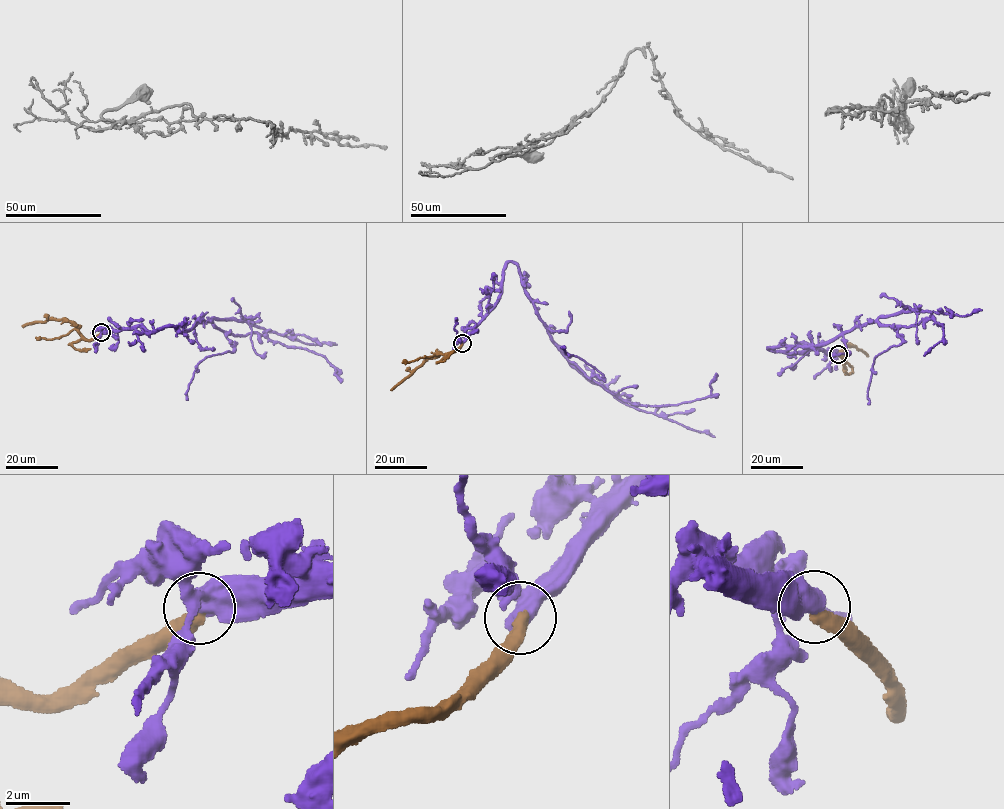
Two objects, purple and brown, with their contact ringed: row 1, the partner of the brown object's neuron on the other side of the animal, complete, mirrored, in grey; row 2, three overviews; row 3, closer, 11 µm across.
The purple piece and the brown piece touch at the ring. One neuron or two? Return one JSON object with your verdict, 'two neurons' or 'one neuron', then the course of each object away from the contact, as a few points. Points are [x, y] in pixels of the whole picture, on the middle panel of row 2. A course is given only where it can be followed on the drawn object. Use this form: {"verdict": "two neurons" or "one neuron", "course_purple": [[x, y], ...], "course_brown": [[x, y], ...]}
{"verdict": "two neurons", "course_purple": [[462, 343], [498, 300], [503, 268], [513, 262], [555, 343], [623, 399], [652, 406], [706, 398], [716, 373]], "course_brown": [[462, 343], [454, 351], [427, 358], [391, 390]]}

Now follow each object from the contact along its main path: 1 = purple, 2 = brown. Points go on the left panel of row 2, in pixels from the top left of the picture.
1: (102, 333), (168, 326), (183, 334), (212, 322), (238, 336), (260, 334), (321, 354), (340, 383)
2: (102, 333), (86, 339), (76, 326), (64, 319), (22, 325)

